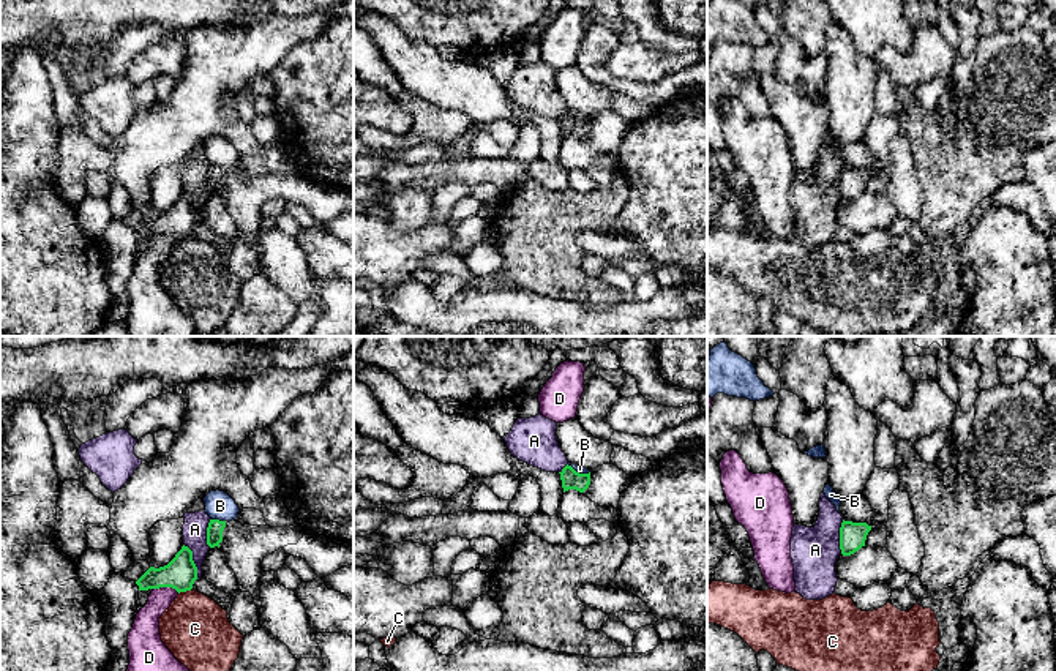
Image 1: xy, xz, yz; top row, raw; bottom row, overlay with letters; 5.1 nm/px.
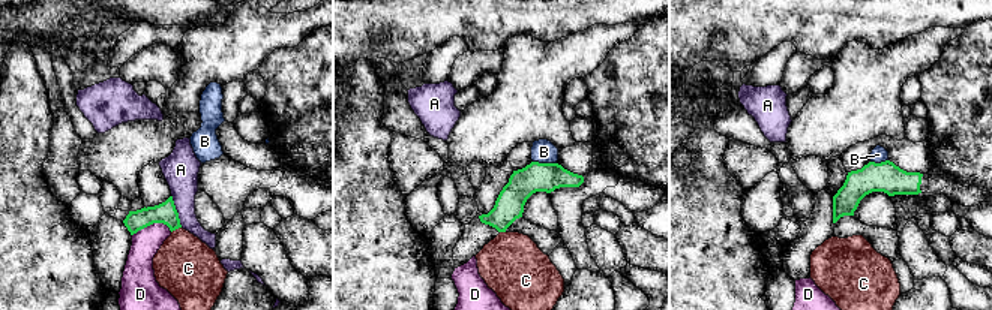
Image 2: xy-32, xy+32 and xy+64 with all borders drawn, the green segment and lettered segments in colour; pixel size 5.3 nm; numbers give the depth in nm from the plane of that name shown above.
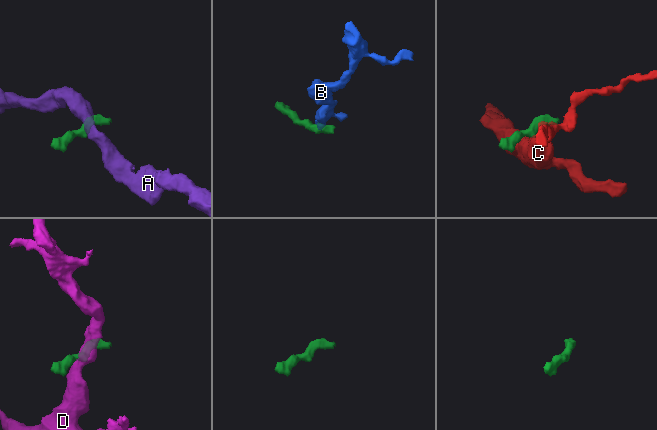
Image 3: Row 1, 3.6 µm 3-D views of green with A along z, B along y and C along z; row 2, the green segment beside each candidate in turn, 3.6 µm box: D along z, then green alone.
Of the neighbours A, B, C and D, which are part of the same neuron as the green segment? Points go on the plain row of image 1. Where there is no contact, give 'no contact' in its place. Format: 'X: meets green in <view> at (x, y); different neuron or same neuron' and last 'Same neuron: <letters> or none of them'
A: meets green in xy at (193, 207); different neuron
B: meets green in xy at (218, 166); different neuron
C: meets green in xy at (185, 237); different neuron
D: meets green in xy at (166, 232); different neuron
Same neuron: none of them

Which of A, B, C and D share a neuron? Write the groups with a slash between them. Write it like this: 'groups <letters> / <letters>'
groups A / B / C / D

